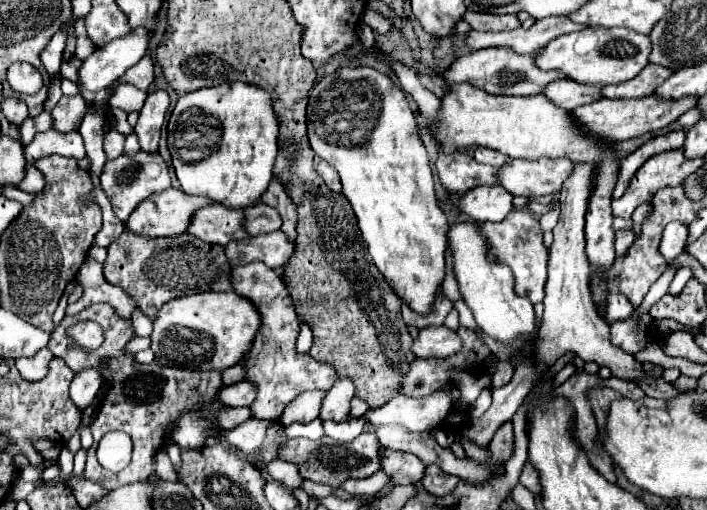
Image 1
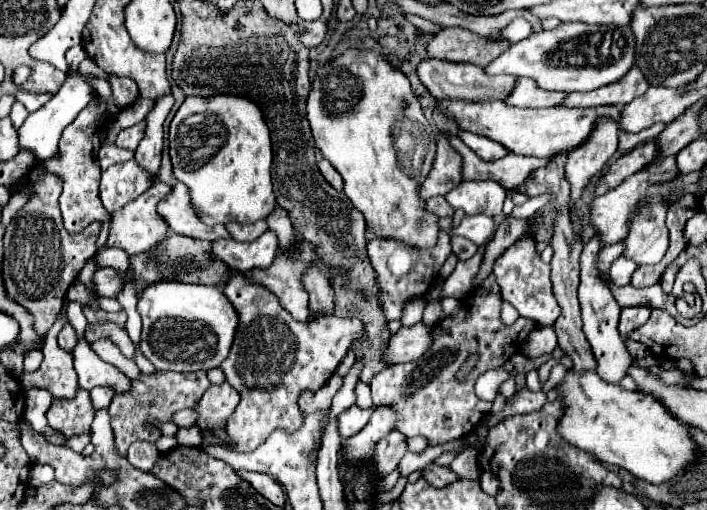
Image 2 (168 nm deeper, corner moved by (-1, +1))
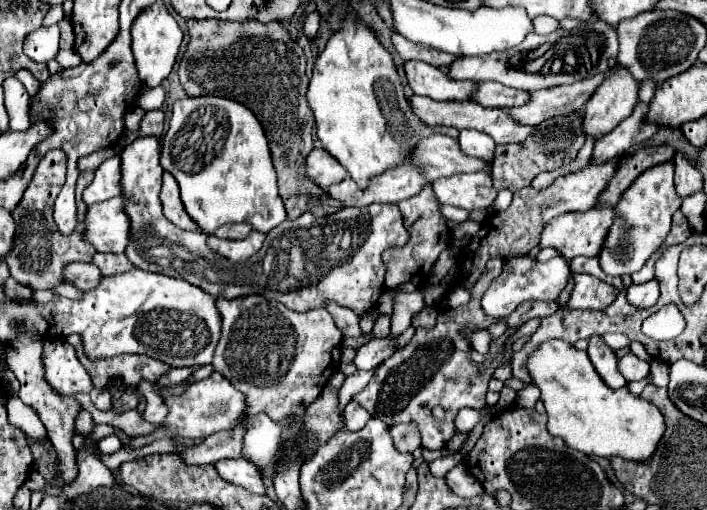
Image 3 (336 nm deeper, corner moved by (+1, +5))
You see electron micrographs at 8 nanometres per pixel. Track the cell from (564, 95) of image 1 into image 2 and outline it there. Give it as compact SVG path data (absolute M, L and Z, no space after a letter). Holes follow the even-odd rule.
M520 77L516 79L514 91L504 99L504 103L510 107L556 107L564 97L566 93L542 91L532 79Z

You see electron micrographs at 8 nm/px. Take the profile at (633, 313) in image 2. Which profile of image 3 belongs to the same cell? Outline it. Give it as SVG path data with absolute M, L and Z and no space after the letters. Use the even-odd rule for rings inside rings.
M652 279L642 285L630 285L626 289L626 299L634 309L648 309L658 301L658 293L660 293L658 283L656 279Z

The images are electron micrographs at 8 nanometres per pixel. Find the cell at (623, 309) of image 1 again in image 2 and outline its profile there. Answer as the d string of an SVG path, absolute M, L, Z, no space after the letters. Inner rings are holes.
M618 257L618 259L612 263L608 275L610 275L610 279L612 279L616 285L628 285L634 269L636 269L636 263L634 263L634 261L624 259L624 257Z

